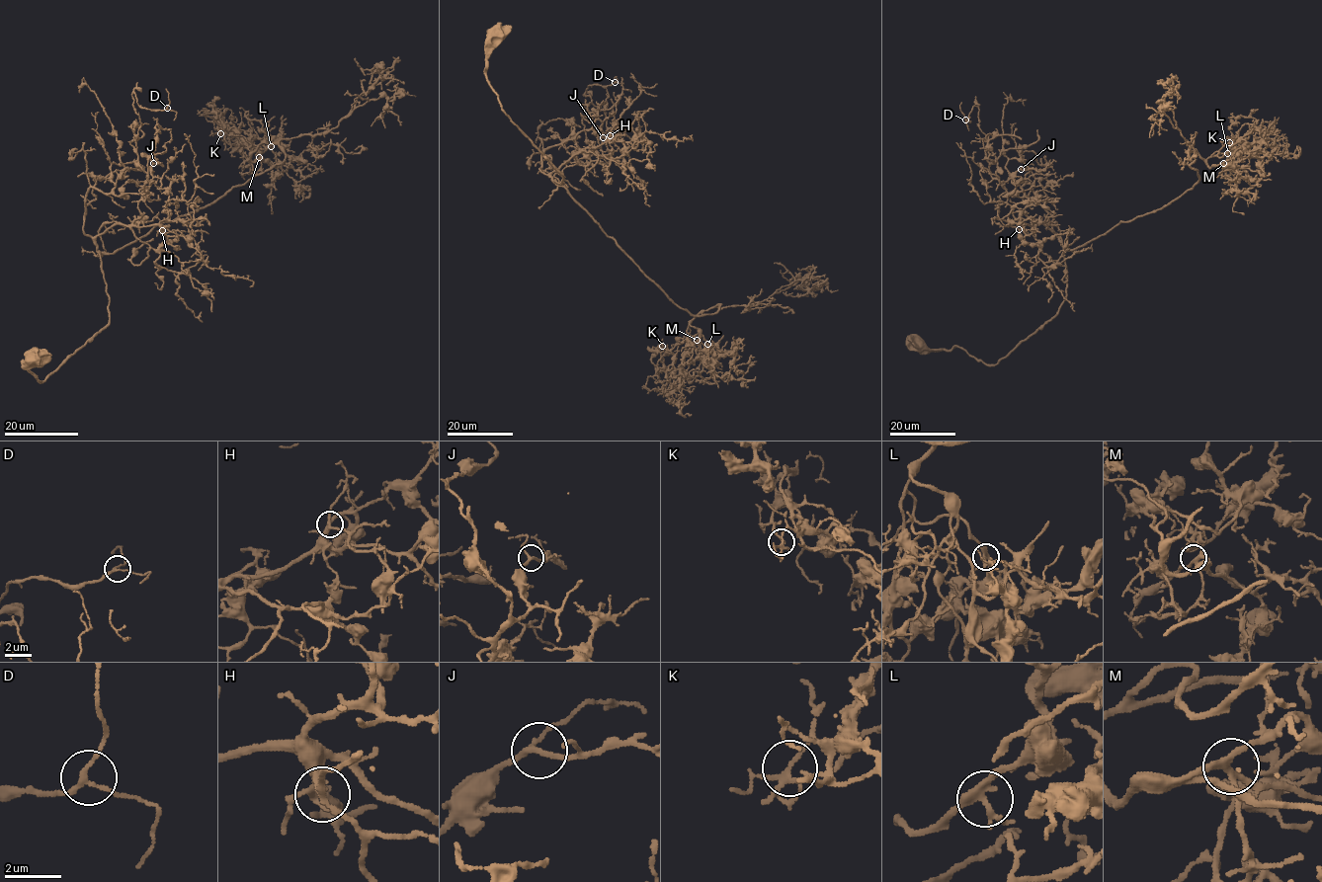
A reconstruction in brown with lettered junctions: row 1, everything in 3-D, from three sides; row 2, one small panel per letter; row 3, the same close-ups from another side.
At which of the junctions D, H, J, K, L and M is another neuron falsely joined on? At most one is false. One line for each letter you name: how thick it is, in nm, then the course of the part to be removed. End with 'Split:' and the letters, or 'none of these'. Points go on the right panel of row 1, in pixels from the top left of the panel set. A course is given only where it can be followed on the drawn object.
K: 150 nm | (1229, 142), (1234, 142), (1247, 132), (1276, 132), (1275, 142), (1265, 150), (1297, 154), (1299, 147), (1297, 157)
Split: K

